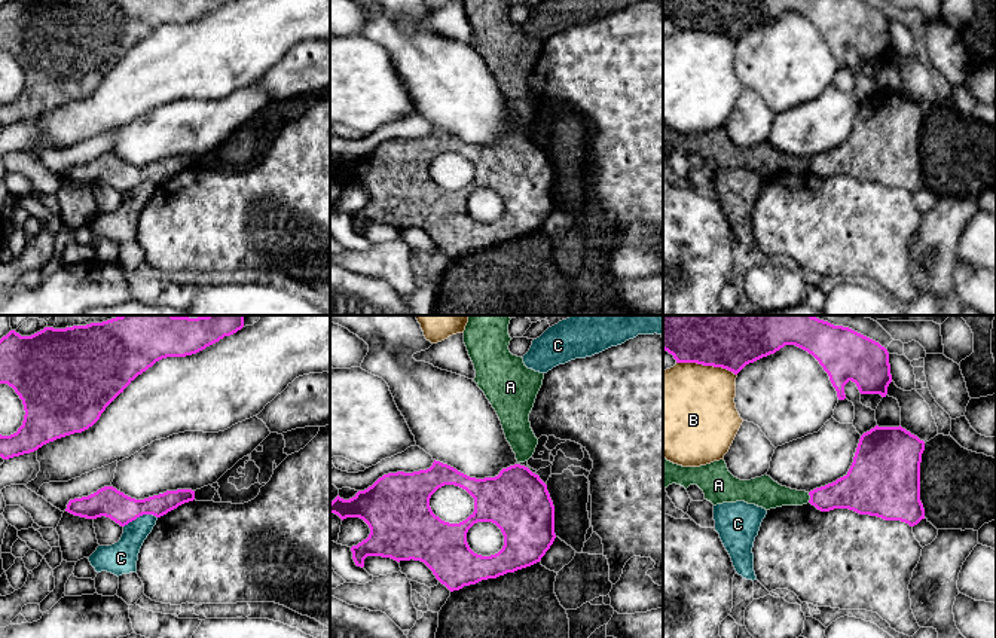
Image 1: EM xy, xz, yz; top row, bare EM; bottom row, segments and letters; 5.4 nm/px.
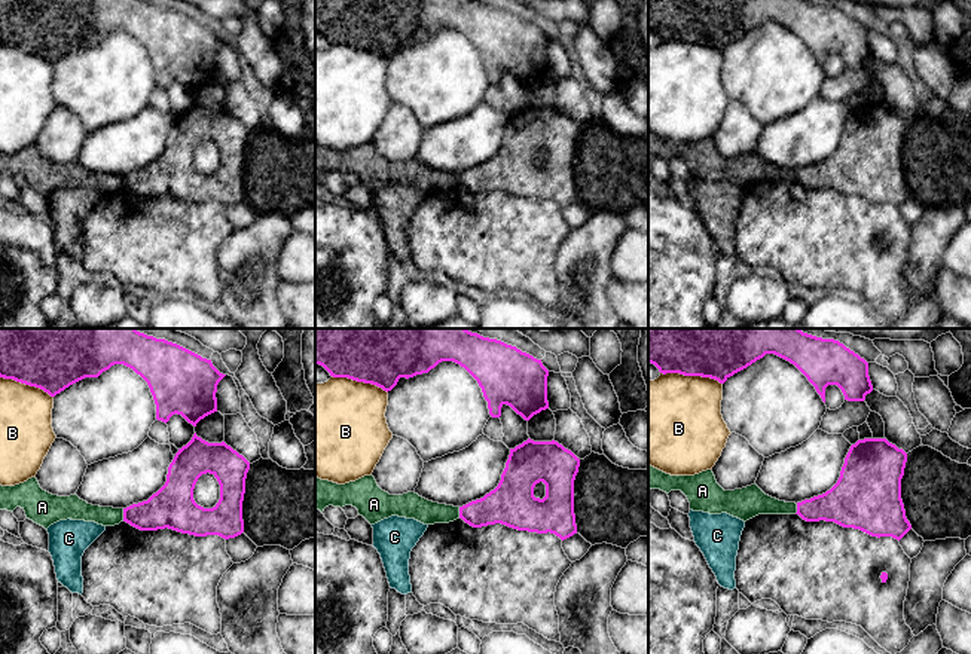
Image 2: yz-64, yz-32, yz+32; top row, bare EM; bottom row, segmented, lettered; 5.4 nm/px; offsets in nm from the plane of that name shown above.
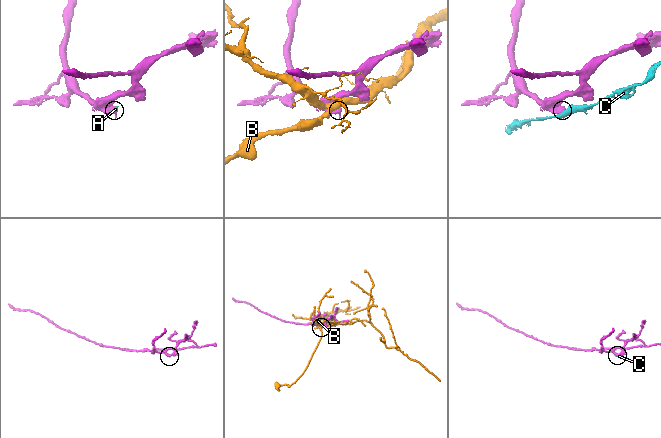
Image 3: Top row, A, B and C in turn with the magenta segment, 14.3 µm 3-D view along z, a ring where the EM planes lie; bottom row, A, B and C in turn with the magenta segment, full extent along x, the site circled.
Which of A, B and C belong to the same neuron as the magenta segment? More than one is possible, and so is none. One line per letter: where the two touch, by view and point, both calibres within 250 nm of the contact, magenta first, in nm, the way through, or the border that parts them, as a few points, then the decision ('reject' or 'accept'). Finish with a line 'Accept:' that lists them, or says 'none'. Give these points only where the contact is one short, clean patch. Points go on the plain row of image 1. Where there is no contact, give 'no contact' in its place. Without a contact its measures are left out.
A: meets magenta in yz at (810, 164); 200 nm thick on the magenta side, 160 nm on the other; border along yz (807, 159), (809, 168); reject
B: meets magenta in yz at (706, 31); 200 nm thick on the magenta side, 480 nm on the other; reject
C: meets magenta in xy at (140, 182); 160 nm thick on the magenta side, 170 nm on the other; border along xy (156, 183), (140, 182), (124, 194); reject
Accept: none

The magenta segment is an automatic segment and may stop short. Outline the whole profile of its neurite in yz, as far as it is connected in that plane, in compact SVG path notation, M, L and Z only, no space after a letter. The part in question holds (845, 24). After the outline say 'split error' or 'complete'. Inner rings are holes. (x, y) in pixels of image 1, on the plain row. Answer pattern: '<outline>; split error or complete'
M663 0L663 16L676 30L722 34L734 42L785 12L795 12L819 28L838 67L846 65L849 48L861 61L887 61L889 19L861 0Z; complete

